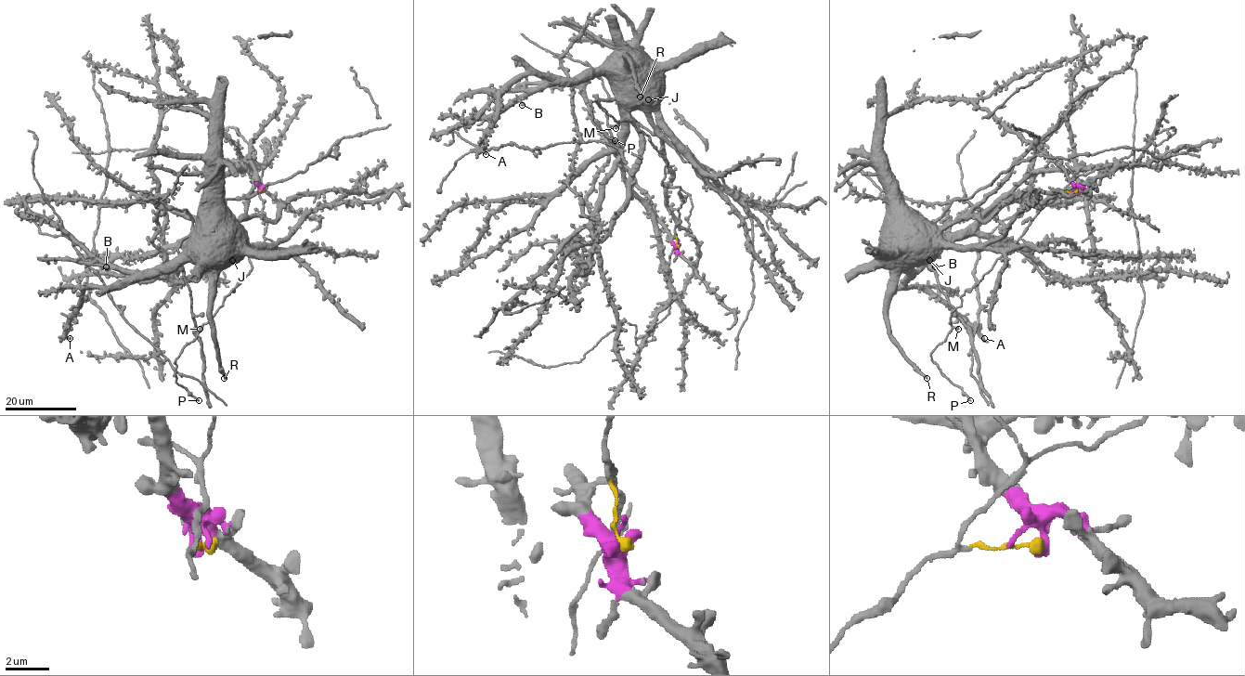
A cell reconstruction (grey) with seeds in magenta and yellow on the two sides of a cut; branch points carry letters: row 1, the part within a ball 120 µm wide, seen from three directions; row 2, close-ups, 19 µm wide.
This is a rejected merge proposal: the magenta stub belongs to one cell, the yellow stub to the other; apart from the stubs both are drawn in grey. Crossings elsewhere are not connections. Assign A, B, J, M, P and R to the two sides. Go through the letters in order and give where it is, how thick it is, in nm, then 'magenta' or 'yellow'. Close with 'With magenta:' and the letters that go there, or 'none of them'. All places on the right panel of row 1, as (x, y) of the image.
A: at (984, 338); 320 nm thick; magenta
B: at (935, 266); 500 nm thick; magenta
J: at (929, 260); 750 nm thick; magenta
M: at (958, 329); 440 nm thick; yellow
P: at (970, 400); 180 nm thick; yellow
R: at (927, 378); 320 nm thick; magenta
With magenta: A, B, J, R

